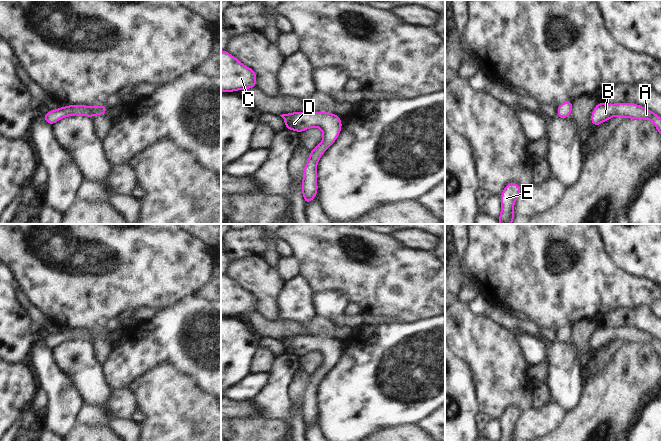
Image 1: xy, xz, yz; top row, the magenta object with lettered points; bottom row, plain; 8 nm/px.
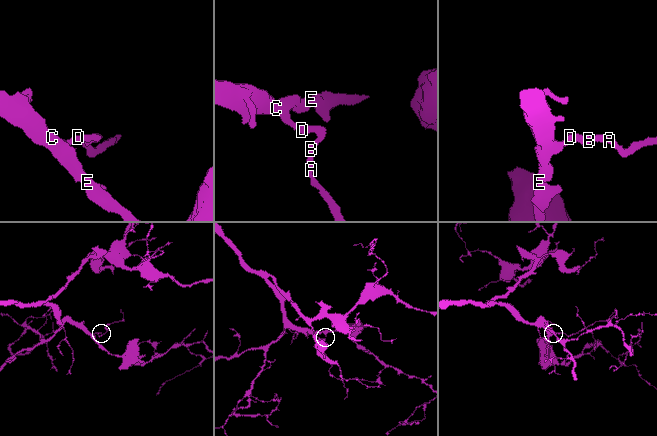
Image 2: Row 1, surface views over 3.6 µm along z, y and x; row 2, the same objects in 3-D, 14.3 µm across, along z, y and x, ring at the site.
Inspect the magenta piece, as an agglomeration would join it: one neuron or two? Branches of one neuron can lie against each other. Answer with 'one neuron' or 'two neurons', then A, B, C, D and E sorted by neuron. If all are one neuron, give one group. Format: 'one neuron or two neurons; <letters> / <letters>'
one neuron; A B C D E

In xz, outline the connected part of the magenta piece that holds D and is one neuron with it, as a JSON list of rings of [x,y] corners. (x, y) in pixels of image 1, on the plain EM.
[[[292,336],[280,340],[288,354],[301,357],[308,352],[318,351],[323,357],[322,366],[310,375],[309,384],[303,395],[301,415],[305,429],[308,429],[317,420],[317,387],[339,360],[342,353],[341,341],[329,336]]]

